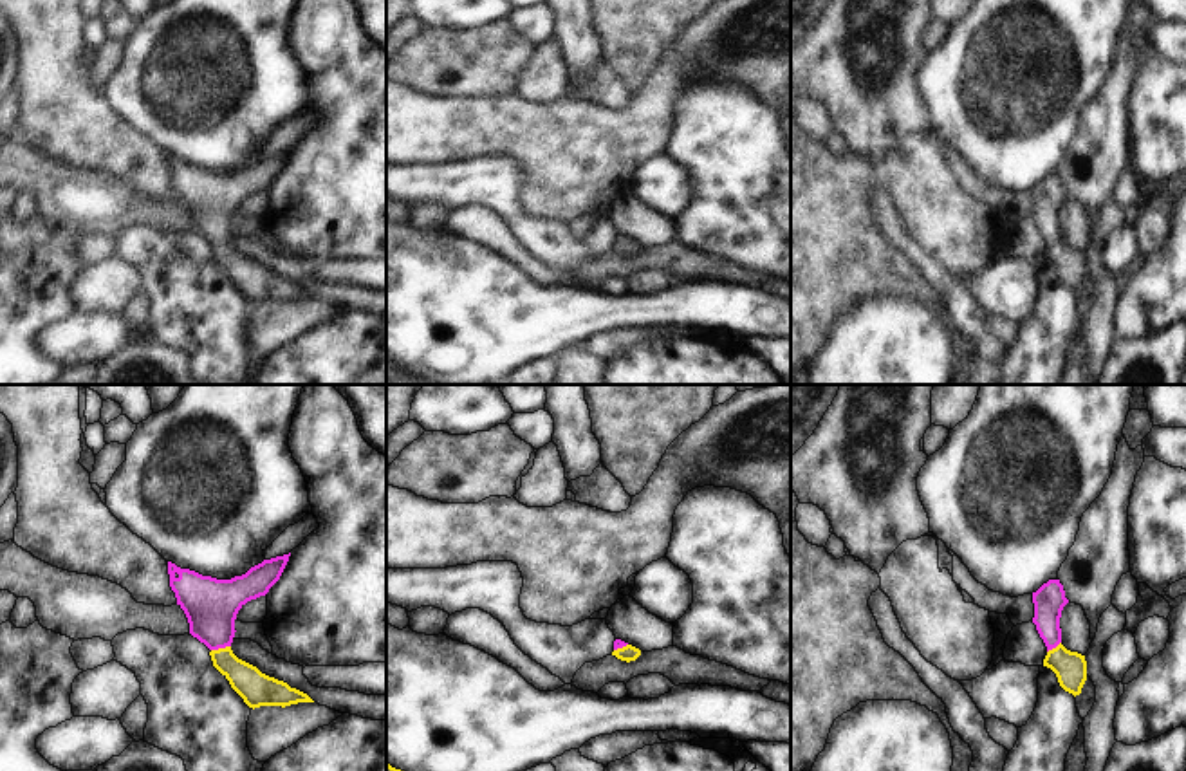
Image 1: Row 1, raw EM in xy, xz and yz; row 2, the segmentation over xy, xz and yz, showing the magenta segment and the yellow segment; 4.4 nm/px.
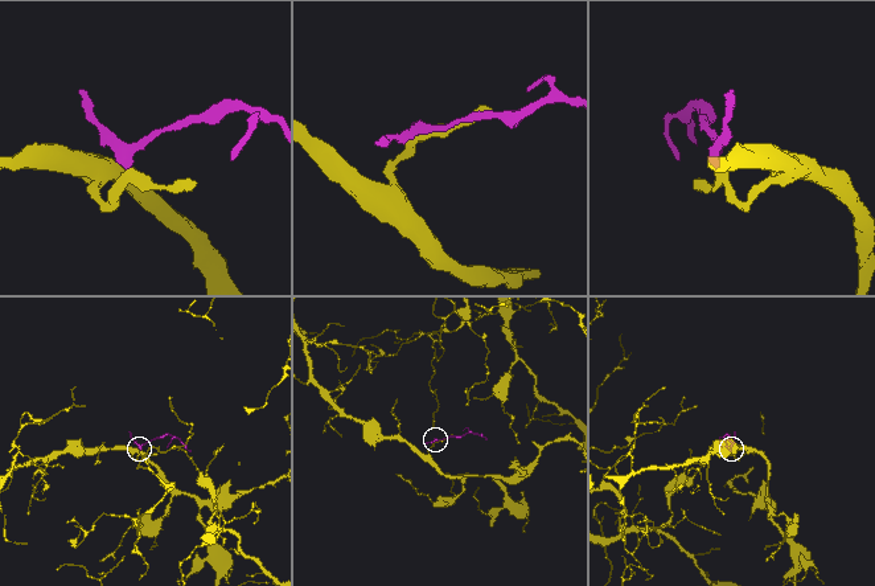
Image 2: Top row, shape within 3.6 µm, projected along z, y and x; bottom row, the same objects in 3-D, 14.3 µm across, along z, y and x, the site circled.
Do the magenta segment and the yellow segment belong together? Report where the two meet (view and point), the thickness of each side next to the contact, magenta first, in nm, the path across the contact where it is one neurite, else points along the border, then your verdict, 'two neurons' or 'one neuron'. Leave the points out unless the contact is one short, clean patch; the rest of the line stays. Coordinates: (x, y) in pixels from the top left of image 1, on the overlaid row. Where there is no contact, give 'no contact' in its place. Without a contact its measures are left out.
xy (221, 647) | 240/150 nm | across xy (212, 605), (212, 622), (221, 647), (257, 688) | one neuron

